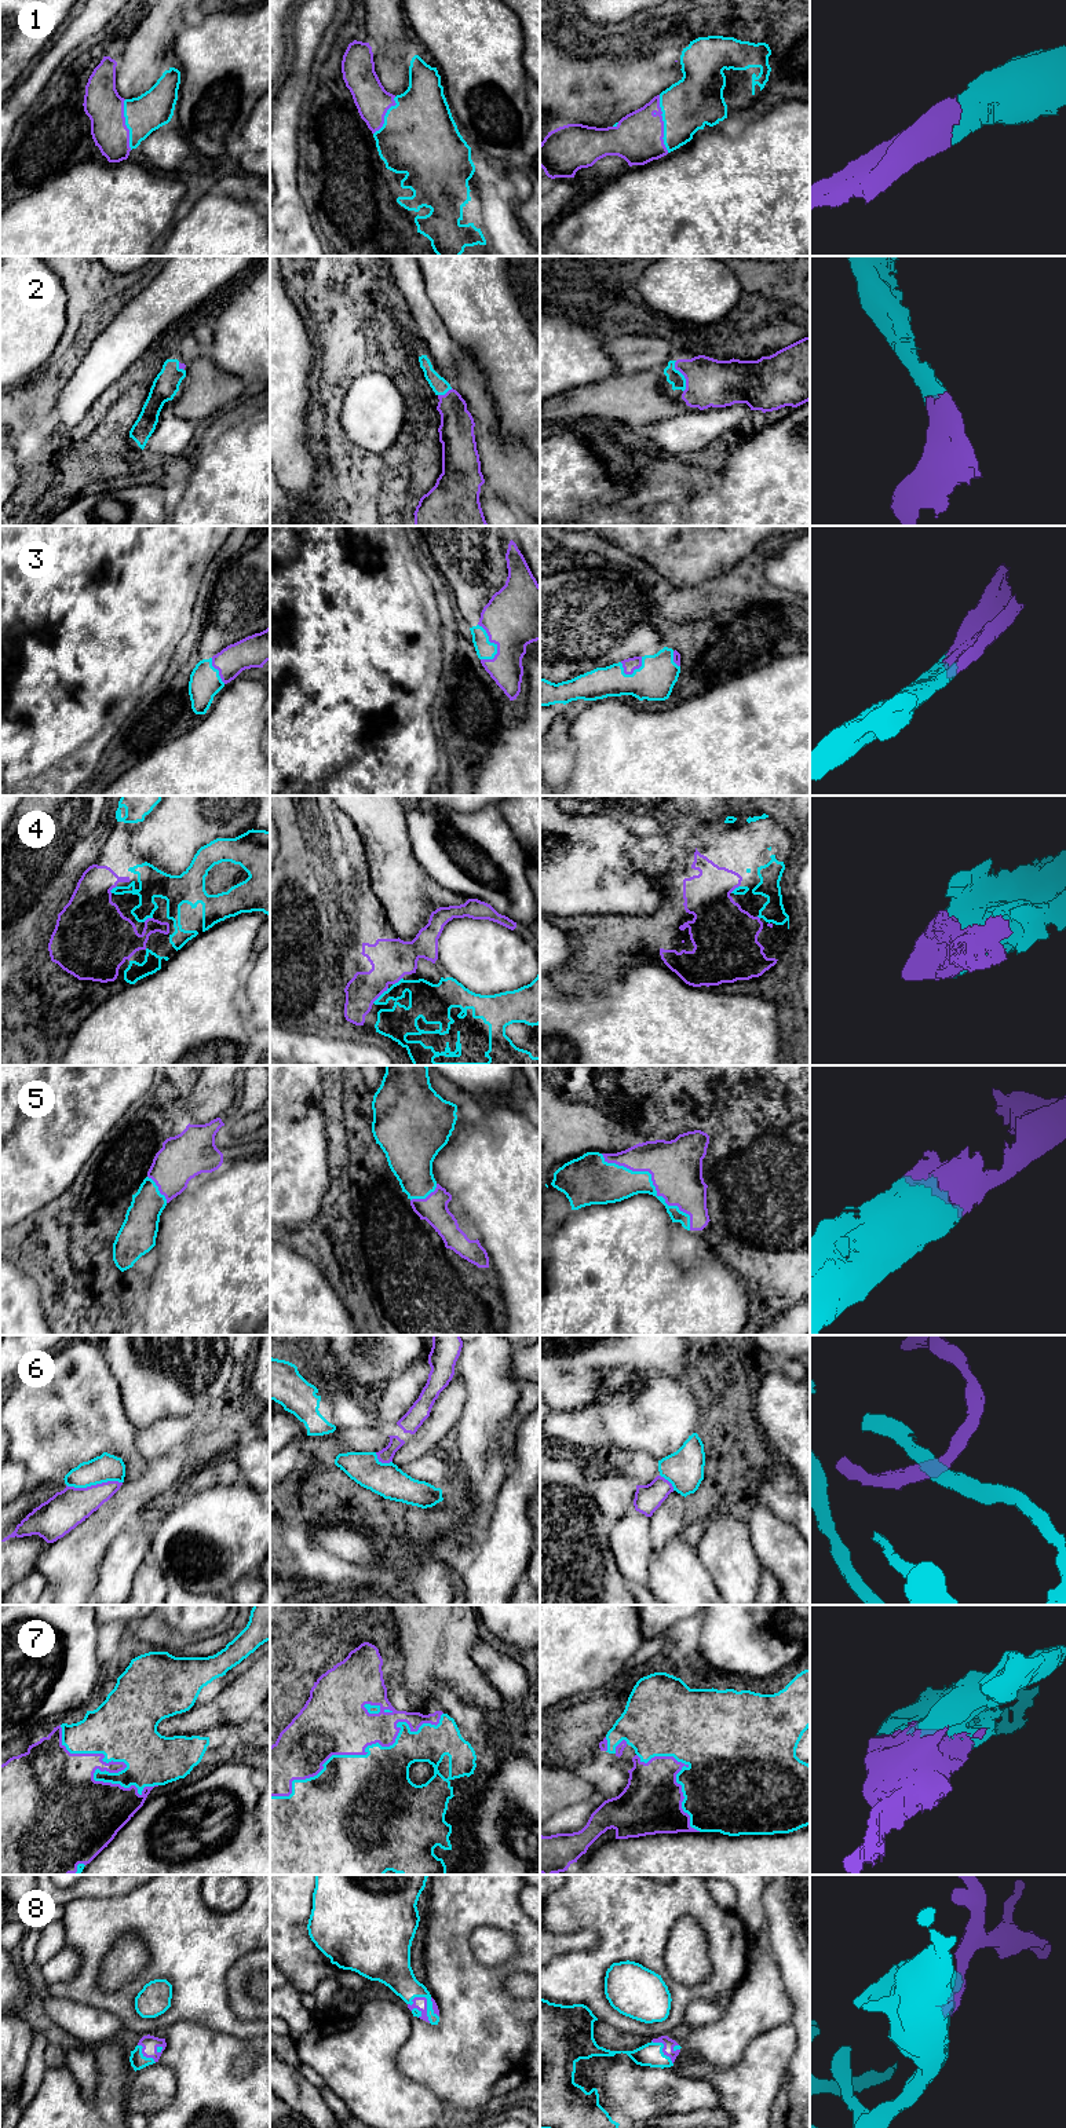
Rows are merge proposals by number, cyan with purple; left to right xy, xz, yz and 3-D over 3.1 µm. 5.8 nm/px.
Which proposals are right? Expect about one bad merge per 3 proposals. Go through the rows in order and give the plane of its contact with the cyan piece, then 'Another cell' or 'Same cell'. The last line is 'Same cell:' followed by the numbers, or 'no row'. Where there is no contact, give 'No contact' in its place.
1: Touches cyan in yz. Same cell
2: Touches cyan in yz. Same cell
3: Touches cyan in xz. Same cell
4: Touches cyan in xz. Same cell
5: Touches cyan in yz. Same cell
6: Touches cyan in xy. Same cell
7: Touches cyan in xz. Same cell
8: Touches cyan in xz. Same cell
Same cell: 1, 2, 3, 4, 5, 6, 7, 8

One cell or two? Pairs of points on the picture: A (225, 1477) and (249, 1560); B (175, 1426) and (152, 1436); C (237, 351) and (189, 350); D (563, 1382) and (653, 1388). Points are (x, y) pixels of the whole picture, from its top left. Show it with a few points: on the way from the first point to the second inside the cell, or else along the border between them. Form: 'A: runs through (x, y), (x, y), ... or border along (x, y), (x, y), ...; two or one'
A: border along (234, 1481), (196, 1492); two
B: runs through (170, 1432), (157, 1436); one
C: border along (211, 322), (212, 347), (208, 354); two
D: border along (628, 1364), (603, 1375), (592, 1404); two

